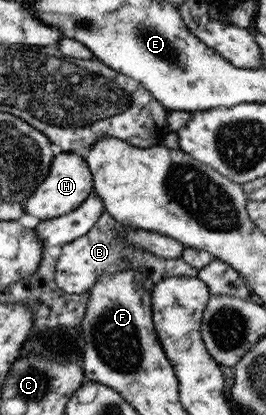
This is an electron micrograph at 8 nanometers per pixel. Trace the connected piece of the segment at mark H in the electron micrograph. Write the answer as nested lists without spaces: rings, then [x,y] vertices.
[[[60,152],[53,156],[45,179],[23,200],[23,209],[27,215],[35,217],[38,221],[47,221],[73,211],[91,191],[91,173],[82,156],[75,152]]]

